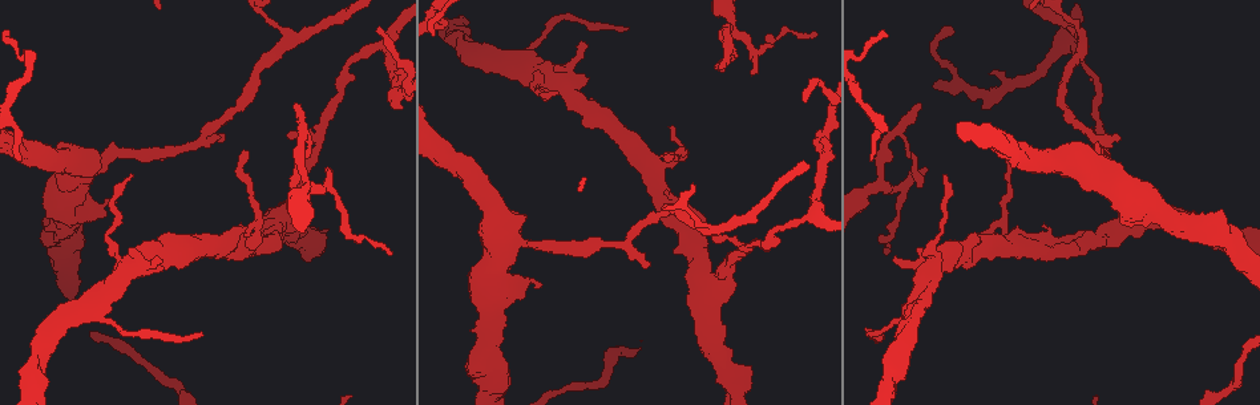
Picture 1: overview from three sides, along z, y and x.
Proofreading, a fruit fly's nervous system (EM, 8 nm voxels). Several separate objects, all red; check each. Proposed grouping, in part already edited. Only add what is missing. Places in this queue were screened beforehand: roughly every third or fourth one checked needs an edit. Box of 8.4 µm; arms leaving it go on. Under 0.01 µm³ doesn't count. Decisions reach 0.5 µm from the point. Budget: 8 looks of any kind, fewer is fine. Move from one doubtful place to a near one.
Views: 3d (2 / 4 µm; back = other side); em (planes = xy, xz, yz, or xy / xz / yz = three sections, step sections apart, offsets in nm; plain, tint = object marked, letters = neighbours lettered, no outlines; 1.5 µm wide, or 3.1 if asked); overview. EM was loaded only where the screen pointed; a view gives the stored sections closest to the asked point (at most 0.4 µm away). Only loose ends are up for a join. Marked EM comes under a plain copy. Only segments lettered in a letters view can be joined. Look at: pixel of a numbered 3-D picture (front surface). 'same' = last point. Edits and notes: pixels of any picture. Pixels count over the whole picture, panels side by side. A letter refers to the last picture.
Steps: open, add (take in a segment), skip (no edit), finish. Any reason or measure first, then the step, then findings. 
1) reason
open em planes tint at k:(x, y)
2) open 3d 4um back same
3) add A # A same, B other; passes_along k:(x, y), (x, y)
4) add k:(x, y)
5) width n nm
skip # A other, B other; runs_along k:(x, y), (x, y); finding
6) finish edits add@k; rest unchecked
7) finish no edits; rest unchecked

long arm stops here
open em planes letters at 1:(202, 334)

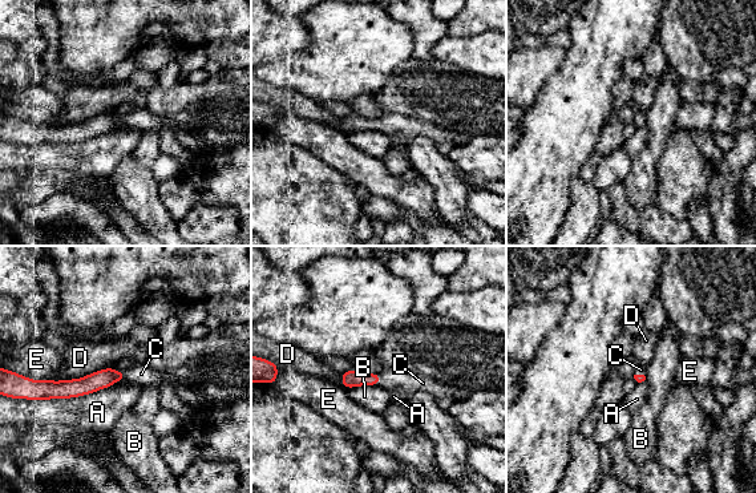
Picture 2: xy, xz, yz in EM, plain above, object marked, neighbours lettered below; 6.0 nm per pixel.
add C # A other, B other, C same, D other, E other; passes_along 2:(350, 379), (379, 379), (401, 383); the cell continues

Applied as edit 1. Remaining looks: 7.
open overview

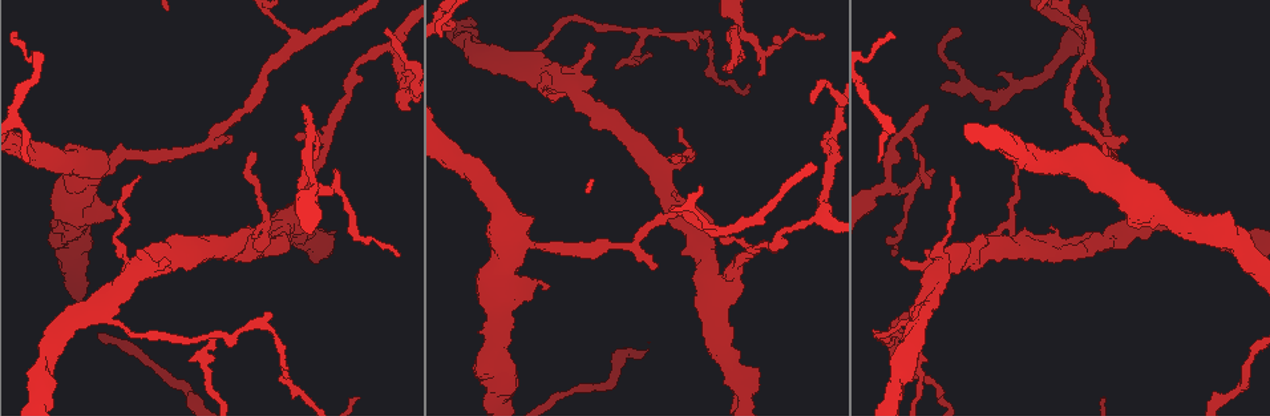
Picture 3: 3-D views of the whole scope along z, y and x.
an open end
open 3d 2um at 3:(1051, 224)

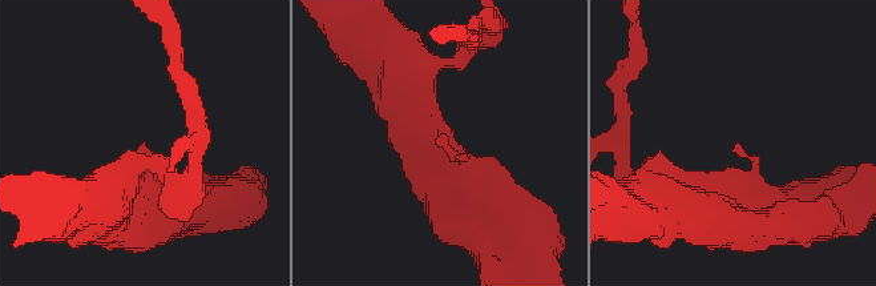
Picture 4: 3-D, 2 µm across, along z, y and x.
open em yz step 8 letters at 4:(137, 146)

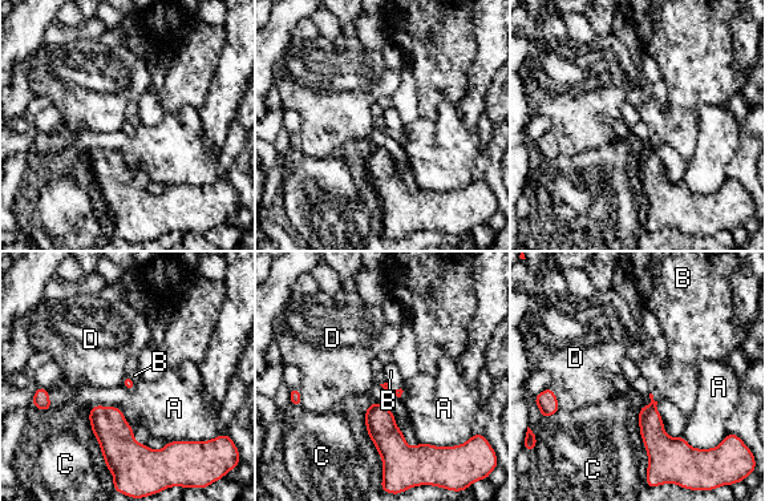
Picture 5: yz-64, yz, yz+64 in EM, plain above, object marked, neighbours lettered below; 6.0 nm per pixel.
longest_contact A 300 nm
skip # A other, B other, C other, D other; border 5:(550, 387), (561, 409); no lettered segment goes on from it

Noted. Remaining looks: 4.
thin end
open em planes tint at 3:(927, 106)

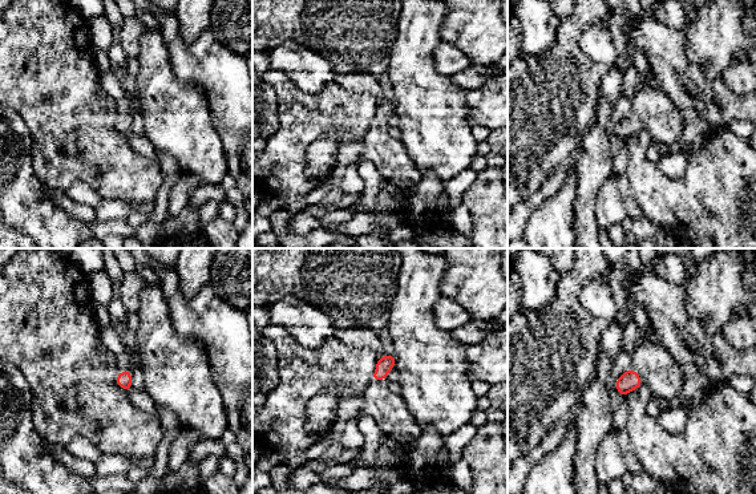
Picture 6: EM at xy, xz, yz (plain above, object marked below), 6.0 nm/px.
open em planes letters same

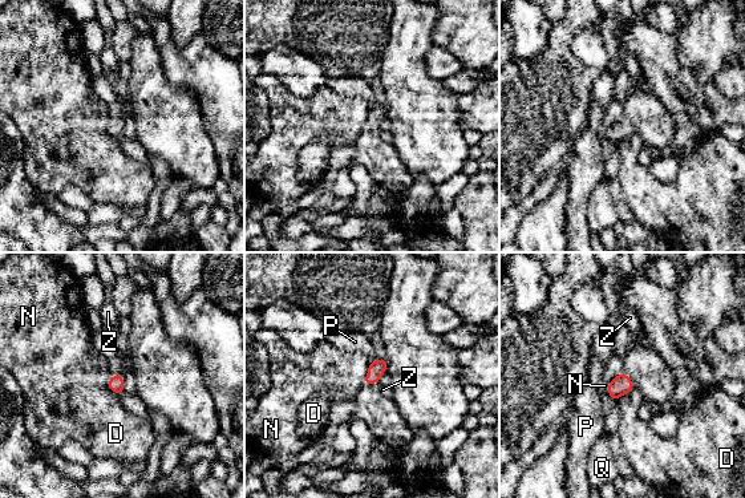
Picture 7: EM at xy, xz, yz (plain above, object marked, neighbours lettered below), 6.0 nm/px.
width 100 nm
skip # D other, N other, P other, Q other, Z other; no lettered segment goes on from it

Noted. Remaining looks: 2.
finish edits add@2; rest unchecked

